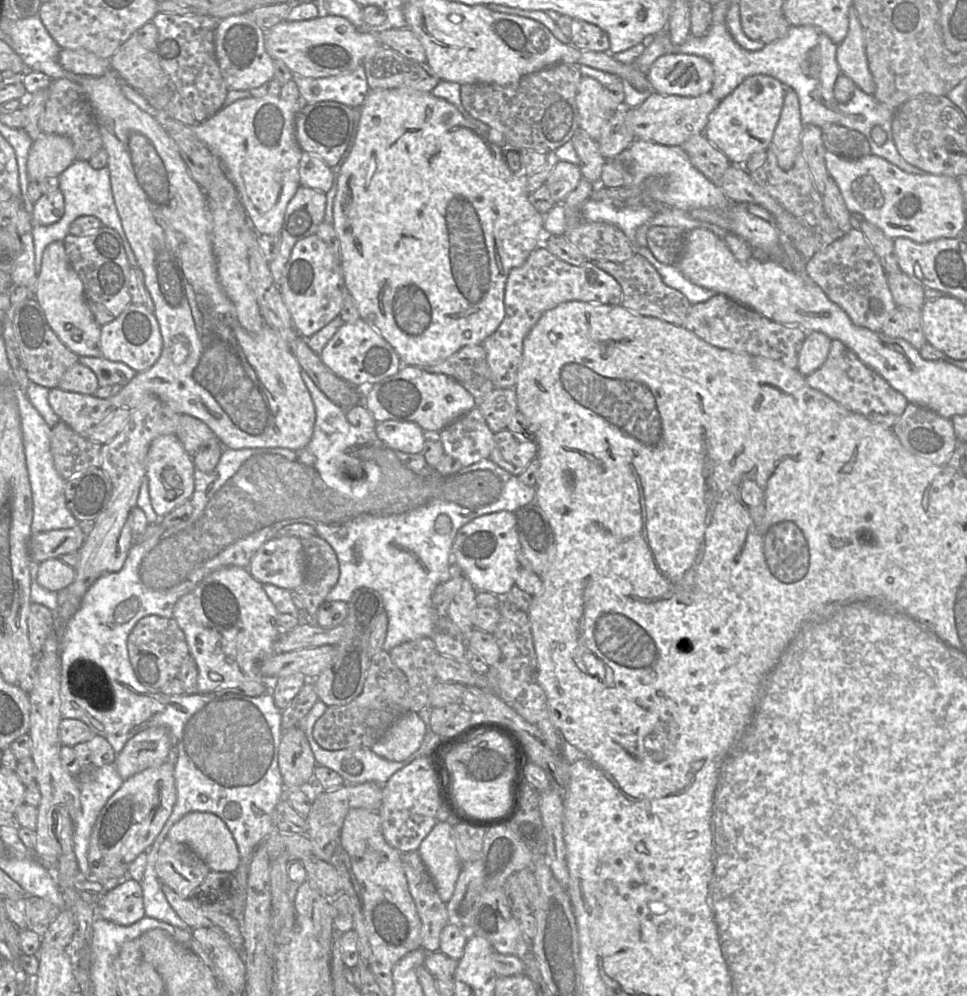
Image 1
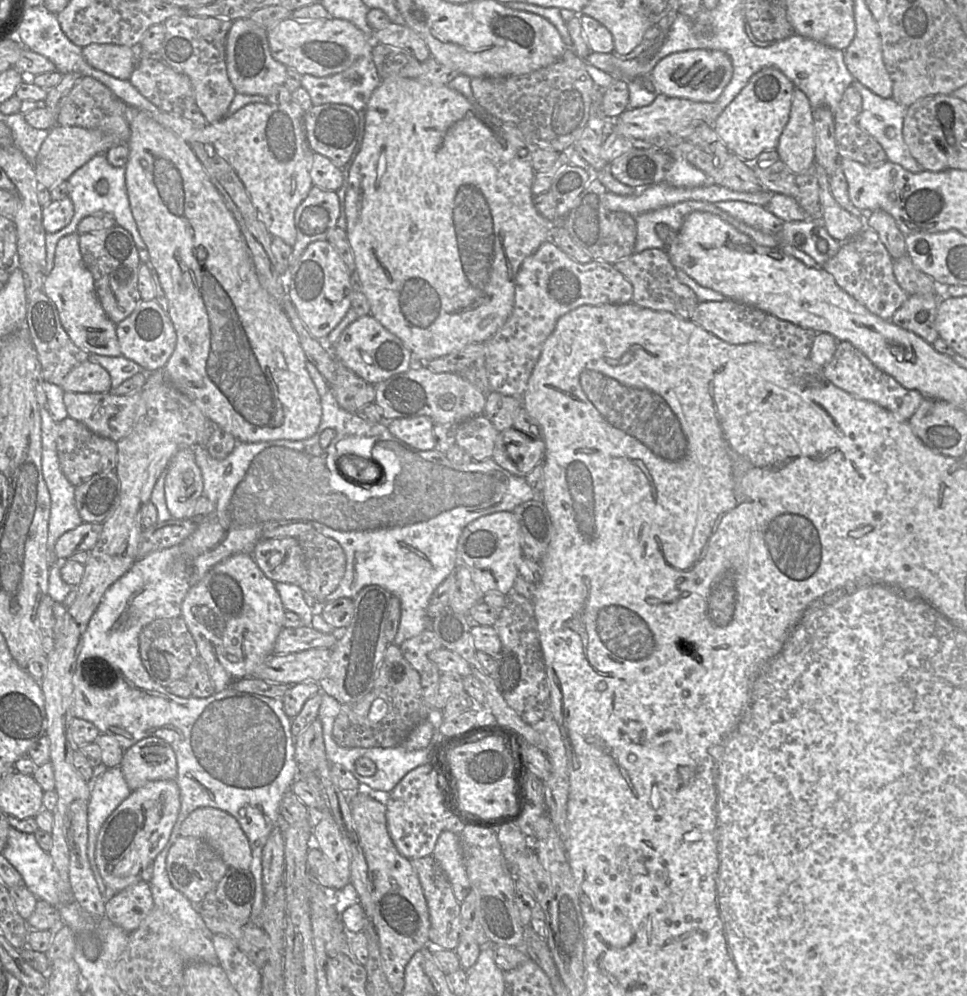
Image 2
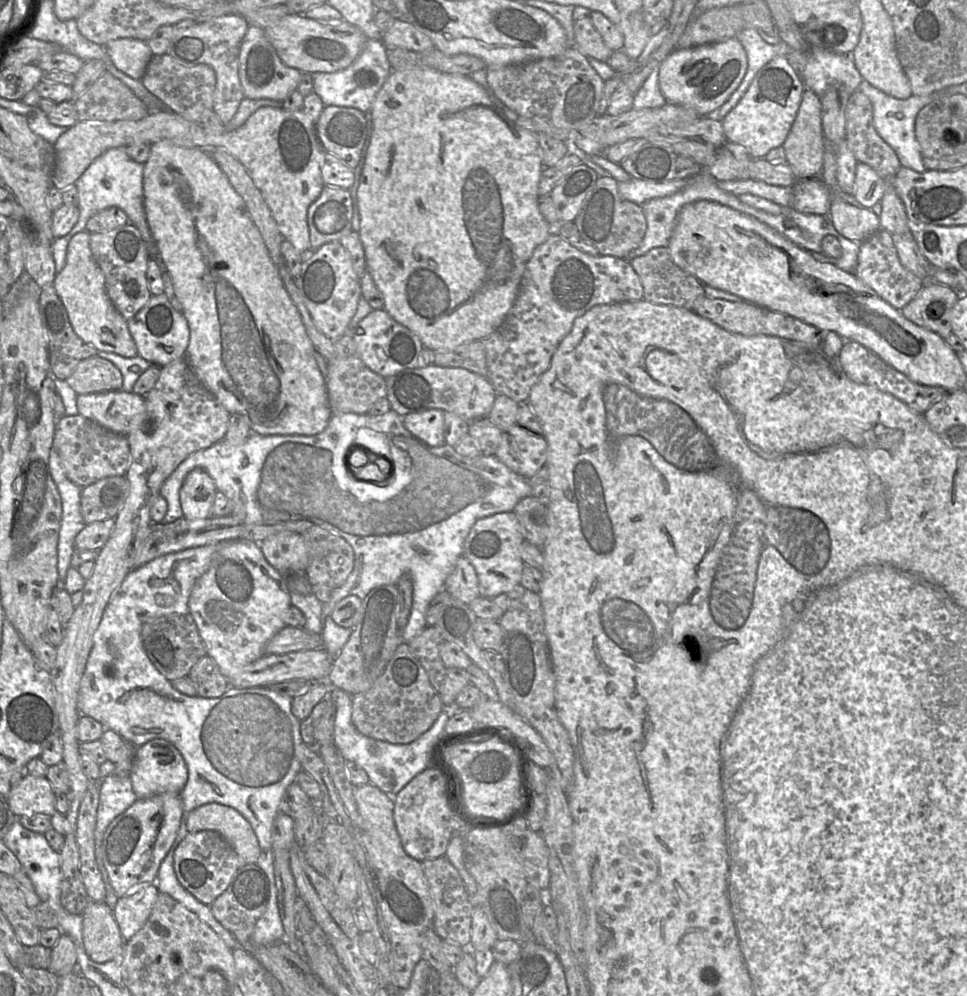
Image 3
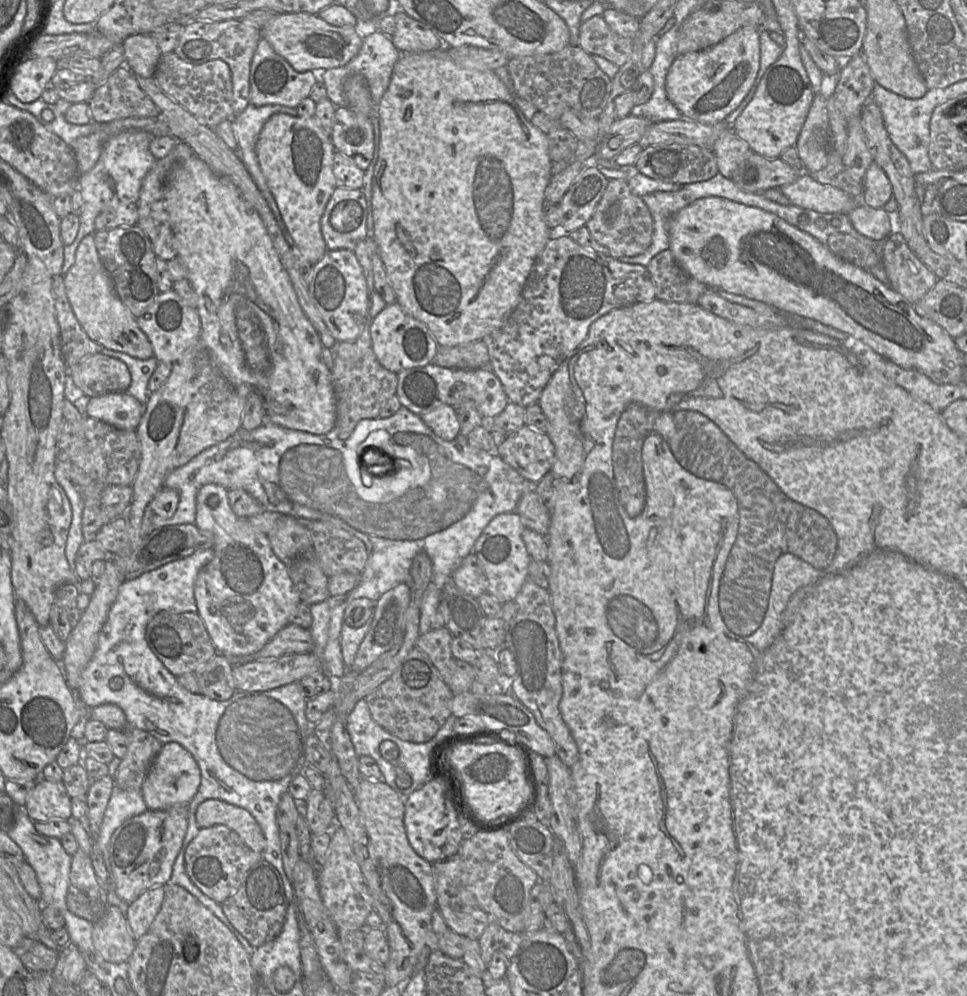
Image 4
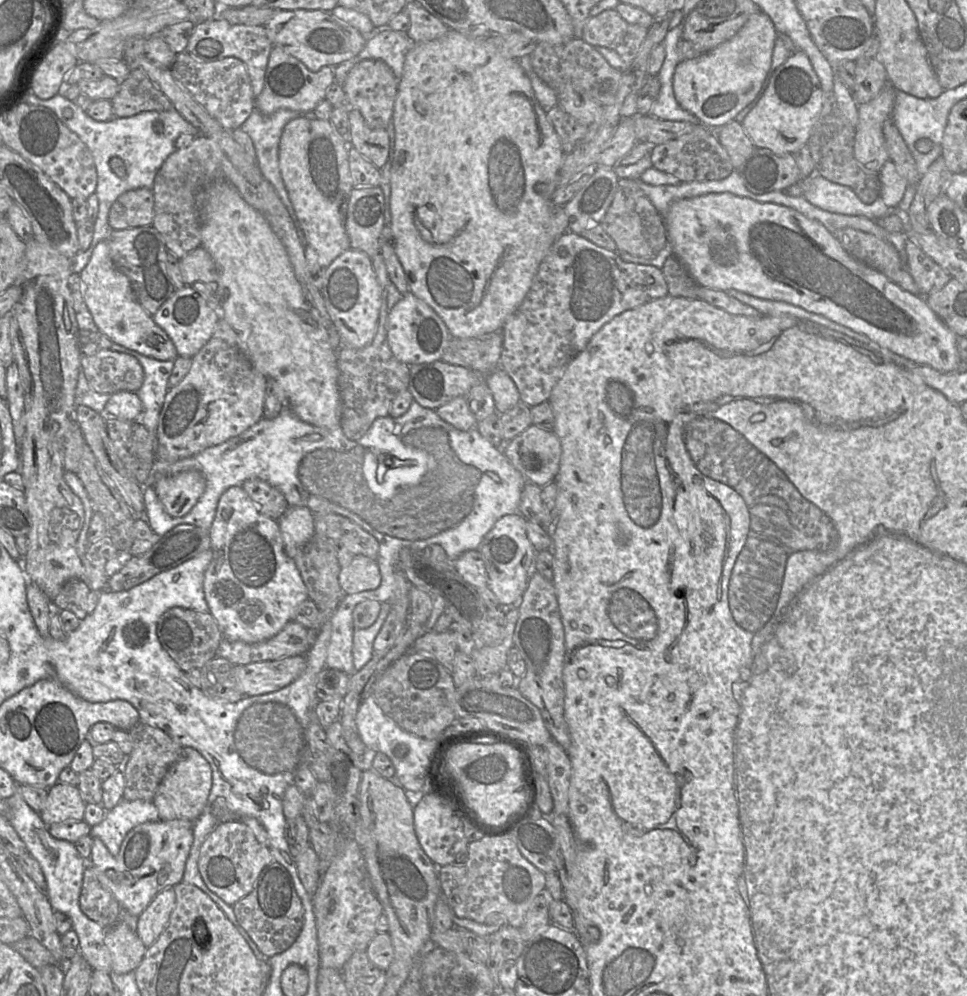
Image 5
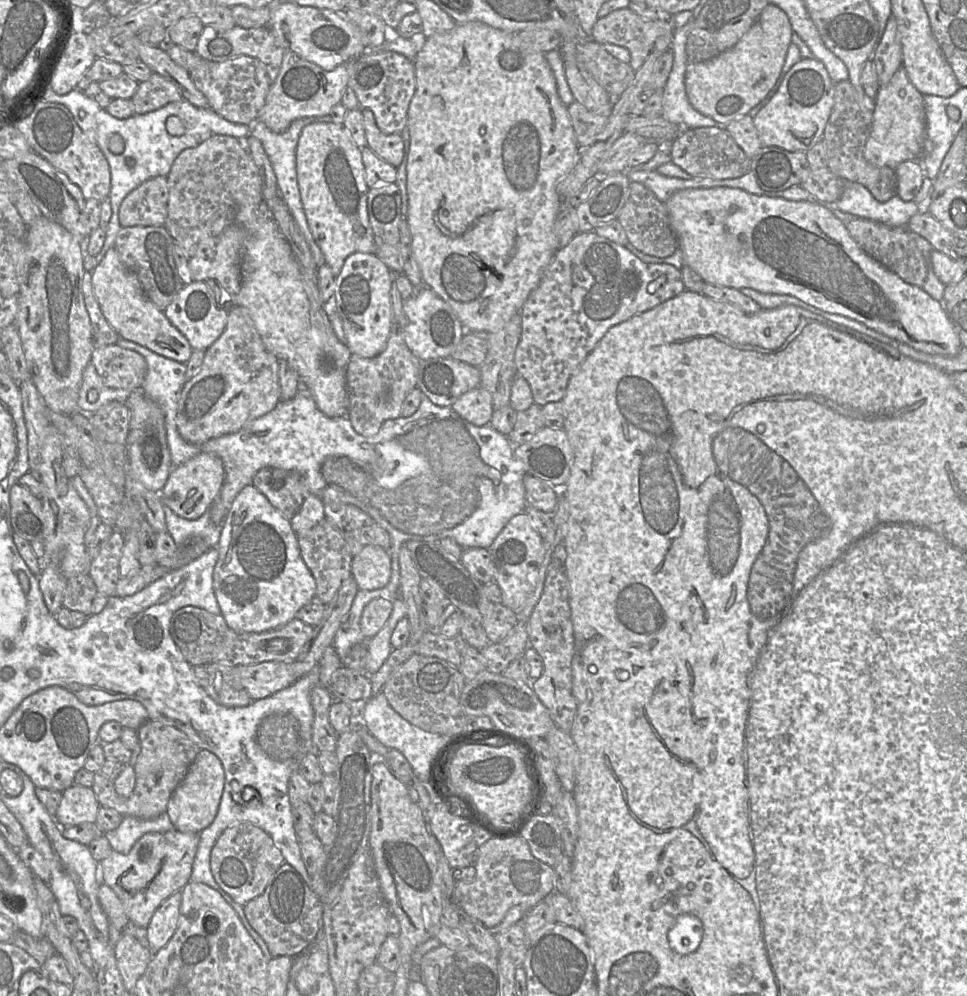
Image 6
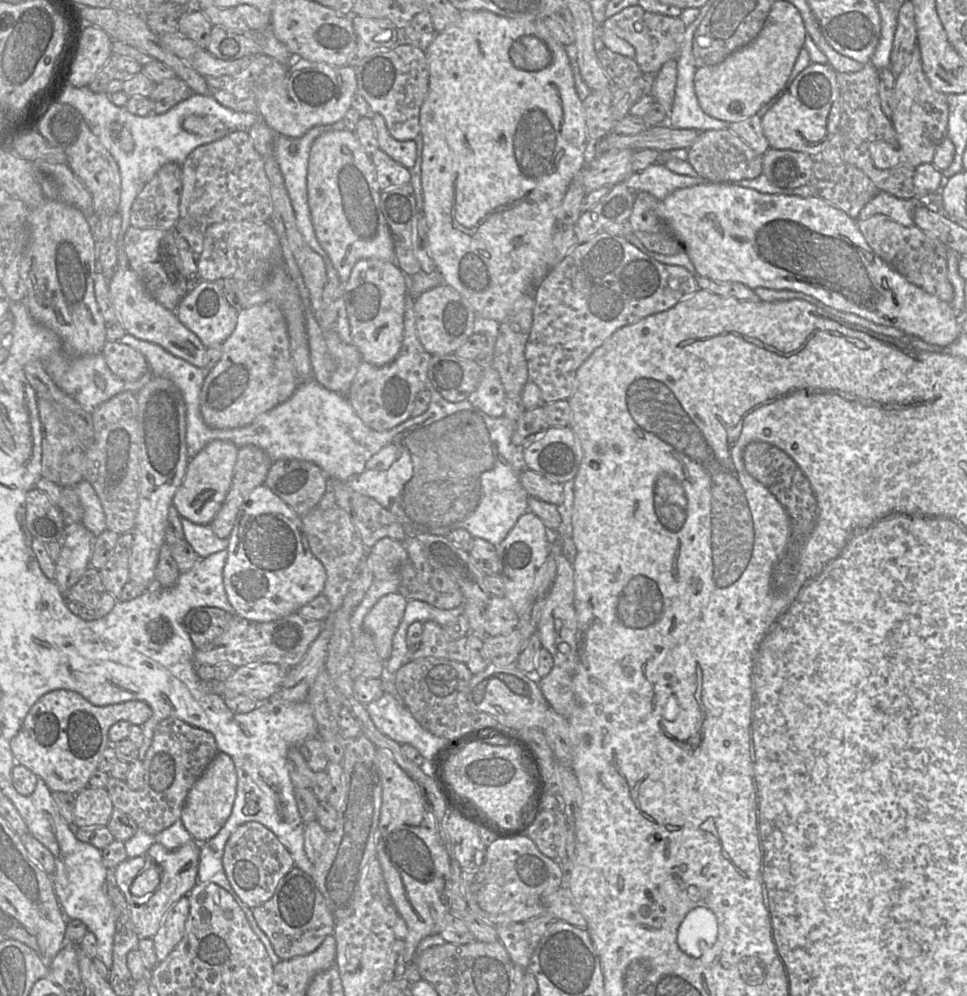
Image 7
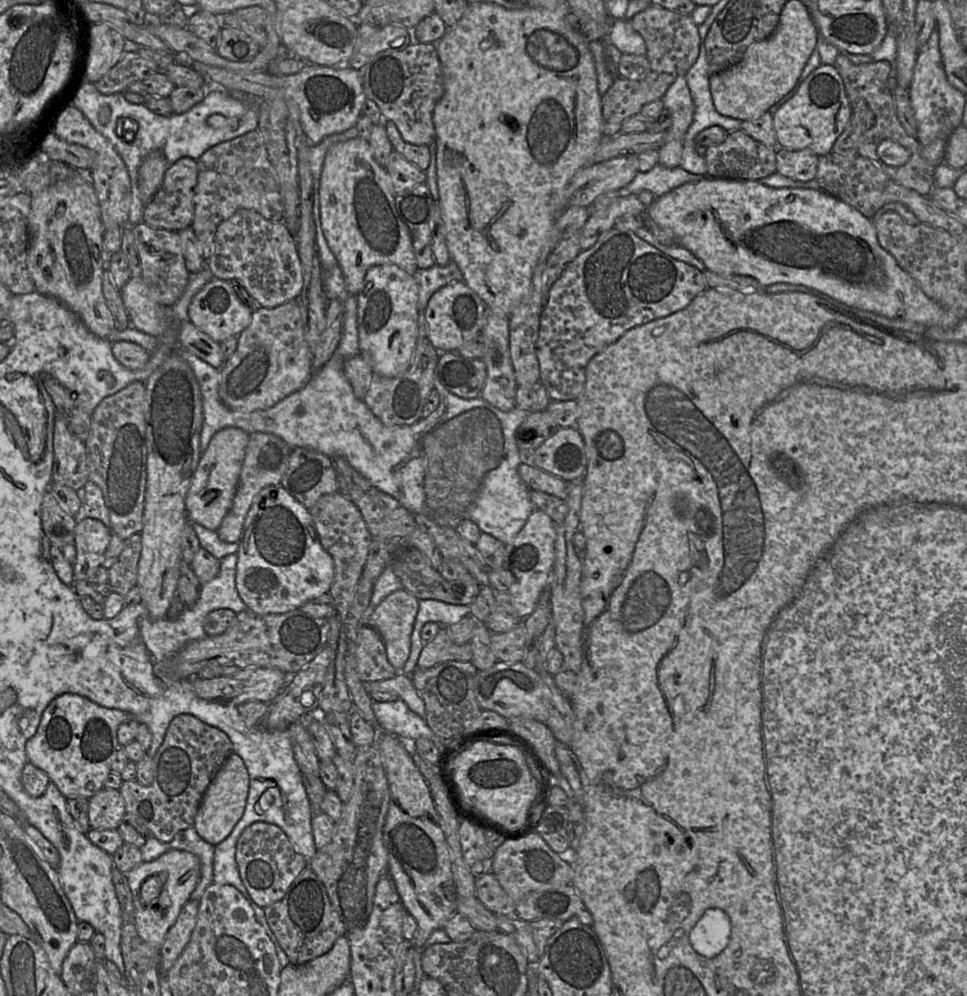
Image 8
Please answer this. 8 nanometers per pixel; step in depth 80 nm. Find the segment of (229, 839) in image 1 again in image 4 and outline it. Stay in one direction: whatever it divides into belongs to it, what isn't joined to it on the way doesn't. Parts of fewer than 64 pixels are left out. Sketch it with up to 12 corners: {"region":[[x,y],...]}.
{"region":[[219,799],[196,810],[200,828],[224,825],[253,851],[265,838],[245,809]]}

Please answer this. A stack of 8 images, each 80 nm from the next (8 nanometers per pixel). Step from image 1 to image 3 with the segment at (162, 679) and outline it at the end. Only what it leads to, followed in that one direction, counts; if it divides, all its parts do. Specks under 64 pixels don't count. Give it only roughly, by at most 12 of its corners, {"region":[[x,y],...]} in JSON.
{"region":[[189,613],[148,621],[141,638],[171,682],[207,655]]}

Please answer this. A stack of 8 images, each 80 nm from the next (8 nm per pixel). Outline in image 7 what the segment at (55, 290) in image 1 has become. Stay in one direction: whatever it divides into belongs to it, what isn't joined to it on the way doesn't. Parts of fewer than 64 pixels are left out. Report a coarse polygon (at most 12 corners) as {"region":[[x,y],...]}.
{"region":[[123,250],[109,295],[127,333],[206,368],[207,347],[152,297]]}

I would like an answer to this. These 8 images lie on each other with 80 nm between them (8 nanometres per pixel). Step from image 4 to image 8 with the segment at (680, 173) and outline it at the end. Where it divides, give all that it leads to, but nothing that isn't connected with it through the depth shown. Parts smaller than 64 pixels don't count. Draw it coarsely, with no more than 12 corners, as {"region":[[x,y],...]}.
{"region":[[732,131],[702,154],[706,177],[759,181],[776,148]]}

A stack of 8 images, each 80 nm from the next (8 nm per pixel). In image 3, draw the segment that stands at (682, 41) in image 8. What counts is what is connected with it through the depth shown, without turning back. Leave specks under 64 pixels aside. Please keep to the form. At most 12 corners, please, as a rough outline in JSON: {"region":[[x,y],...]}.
{"region":[[589,17],[574,22],[576,49],[607,61],[608,48]]}

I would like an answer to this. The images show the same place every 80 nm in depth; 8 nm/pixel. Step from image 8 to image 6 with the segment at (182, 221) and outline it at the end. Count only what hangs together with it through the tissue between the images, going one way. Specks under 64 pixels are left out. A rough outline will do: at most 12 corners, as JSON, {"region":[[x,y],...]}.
{"region":[[167,175],[132,190],[118,210],[121,227],[163,226]]}

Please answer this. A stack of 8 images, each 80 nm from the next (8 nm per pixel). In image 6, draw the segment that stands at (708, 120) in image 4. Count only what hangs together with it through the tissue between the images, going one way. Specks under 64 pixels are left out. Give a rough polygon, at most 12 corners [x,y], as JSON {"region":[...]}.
{"region":[[767,5],[734,47],[687,64],[691,106],[720,125],[776,85],[792,35]]}

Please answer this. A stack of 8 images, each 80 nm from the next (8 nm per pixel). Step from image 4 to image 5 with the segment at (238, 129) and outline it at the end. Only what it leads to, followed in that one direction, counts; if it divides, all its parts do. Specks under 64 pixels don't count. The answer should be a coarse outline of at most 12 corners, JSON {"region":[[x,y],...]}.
{"region":[[255,109],[240,127],[252,139],[256,163],[294,222],[279,170],[284,126],[292,110],[264,115]]}

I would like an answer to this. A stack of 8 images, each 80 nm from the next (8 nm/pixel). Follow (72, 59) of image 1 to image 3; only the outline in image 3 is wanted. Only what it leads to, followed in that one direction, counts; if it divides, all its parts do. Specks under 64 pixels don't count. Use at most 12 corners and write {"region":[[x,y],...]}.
{"region":[[146,41],[104,45],[107,61],[140,80],[153,54]]}

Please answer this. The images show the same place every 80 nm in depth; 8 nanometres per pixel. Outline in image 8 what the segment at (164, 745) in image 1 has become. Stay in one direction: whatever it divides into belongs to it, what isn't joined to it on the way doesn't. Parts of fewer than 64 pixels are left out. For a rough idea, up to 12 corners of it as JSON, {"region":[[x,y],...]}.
{"region":[[233,753],[209,784],[193,828],[217,846],[242,818],[249,774]]}

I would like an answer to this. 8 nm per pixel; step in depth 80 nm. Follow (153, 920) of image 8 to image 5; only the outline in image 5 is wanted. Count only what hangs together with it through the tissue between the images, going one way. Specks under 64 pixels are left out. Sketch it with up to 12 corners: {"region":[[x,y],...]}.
{"region":[[160,819],[126,835],[117,855],[93,839],[86,861],[138,917],[182,882],[193,822]]}

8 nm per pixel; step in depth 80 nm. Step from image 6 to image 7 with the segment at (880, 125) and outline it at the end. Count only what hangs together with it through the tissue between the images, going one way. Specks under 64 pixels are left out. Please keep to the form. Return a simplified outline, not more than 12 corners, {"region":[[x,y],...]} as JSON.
{"region":[[919,49],[895,77],[897,147],[874,141],[880,169],[932,163],[947,134],[948,95]]}

